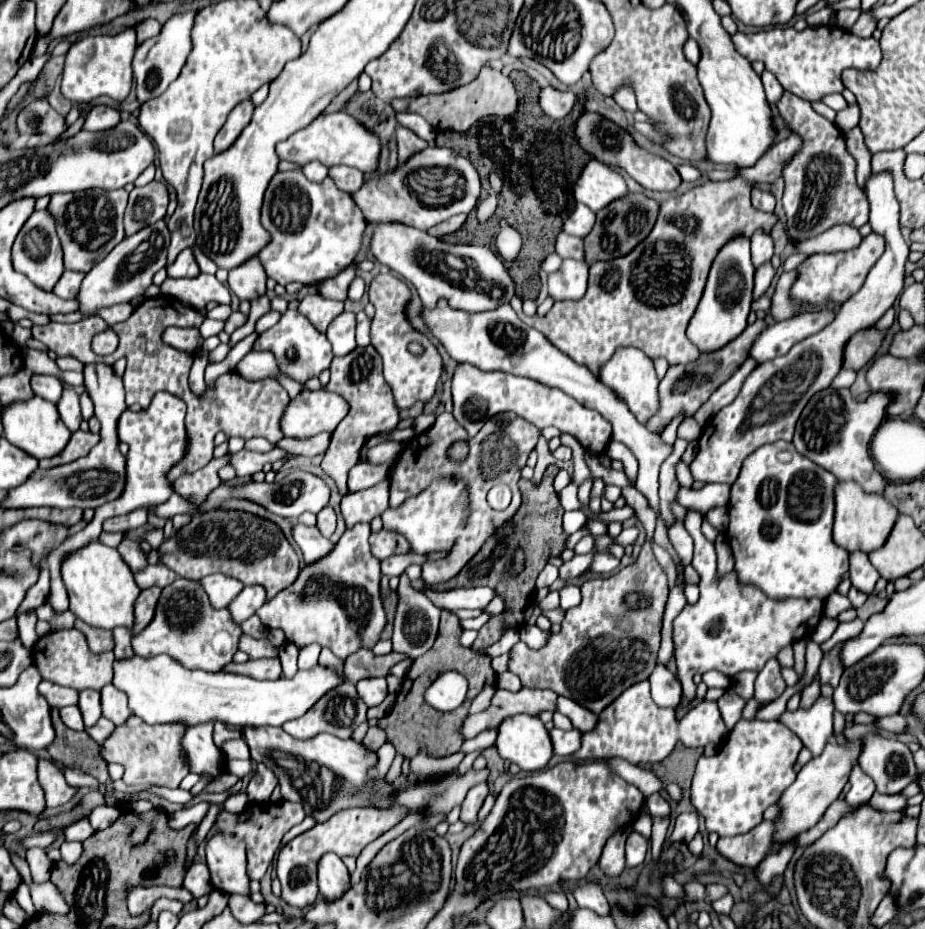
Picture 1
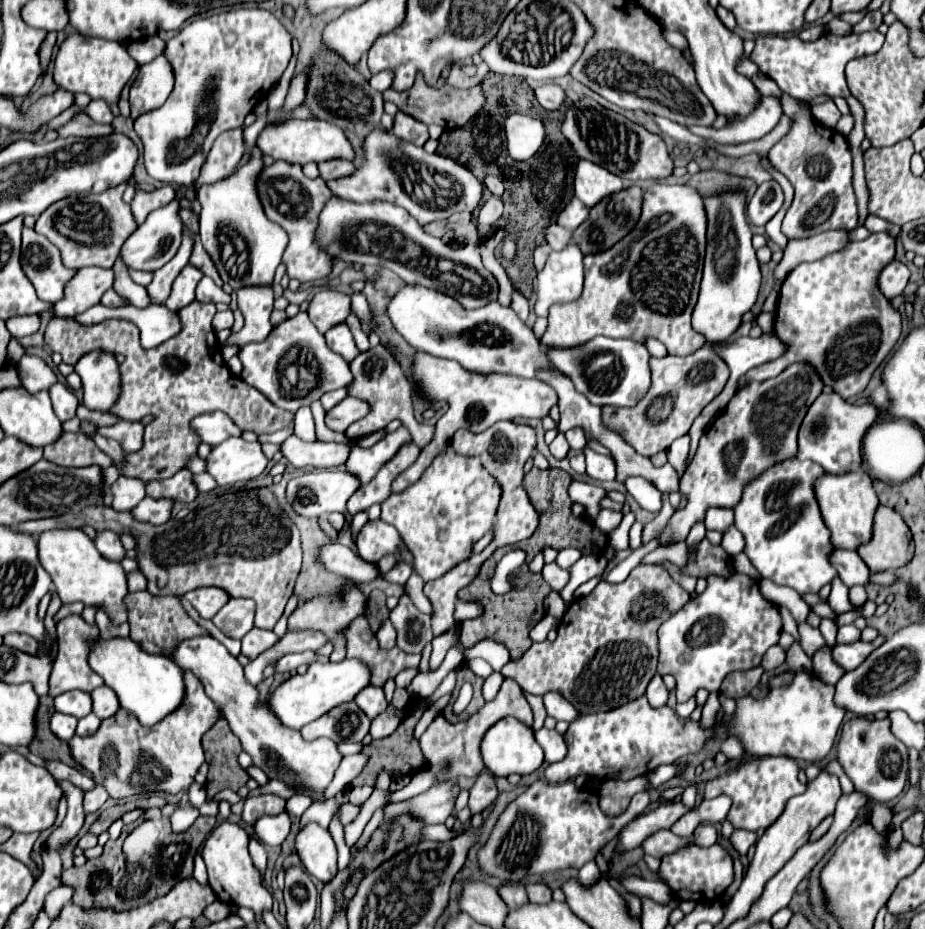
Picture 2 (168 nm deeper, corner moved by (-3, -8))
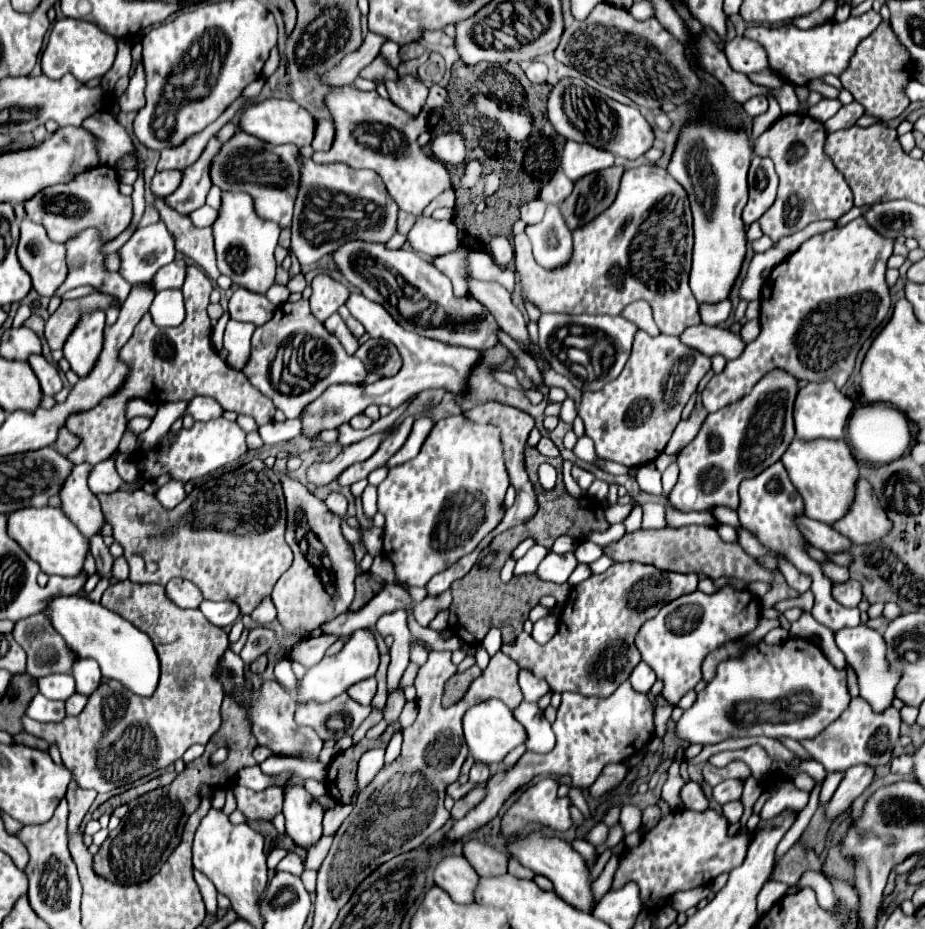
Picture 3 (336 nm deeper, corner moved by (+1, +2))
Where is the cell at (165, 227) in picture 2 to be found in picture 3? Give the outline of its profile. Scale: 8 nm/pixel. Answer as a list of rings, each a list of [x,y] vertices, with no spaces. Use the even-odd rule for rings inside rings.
[[[216,136],[210,138],[202,156],[182,172],[180,186],[164,198],[164,204],[174,208],[182,216],[188,216],[190,212],[194,212],[196,208],[200,208],[204,204],[206,194],[212,186],[212,180],[210,180],[212,158],[220,152],[220,146],[222,146],[222,142]]]

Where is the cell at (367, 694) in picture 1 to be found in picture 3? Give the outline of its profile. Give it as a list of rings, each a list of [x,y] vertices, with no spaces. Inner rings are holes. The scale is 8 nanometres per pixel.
[[[368,678],[368,680],[362,680],[360,684],[354,684],[352,688],[348,688],[348,694],[362,706],[370,706],[376,694],[376,678]]]

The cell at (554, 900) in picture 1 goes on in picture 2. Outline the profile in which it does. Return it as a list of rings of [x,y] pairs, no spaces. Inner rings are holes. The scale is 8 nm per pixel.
[[[526,884],[526,892],[528,892],[528,900],[530,900],[530,902],[546,904],[546,902],[552,900],[550,888],[548,888],[546,884]]]

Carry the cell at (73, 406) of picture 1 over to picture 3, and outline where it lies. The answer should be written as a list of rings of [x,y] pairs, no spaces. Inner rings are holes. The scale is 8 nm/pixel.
[[[32,356],[32,360],[28,360],[28,364],[32,366],[34,374],[38,376],[42,392],[46,396],[54,396],[62,390],[62,380],[60,380],[60,374],[58,374],[56,366],[46,362],[44,356]]]

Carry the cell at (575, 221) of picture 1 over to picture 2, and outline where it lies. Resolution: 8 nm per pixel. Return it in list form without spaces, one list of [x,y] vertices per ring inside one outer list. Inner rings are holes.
[[[572,198],[572,202],[568,202],[568,206],[560,212],[560,218],[556,222],[568,230],[574,230],[586,218],[588,218],[588,208],[578,198]]]

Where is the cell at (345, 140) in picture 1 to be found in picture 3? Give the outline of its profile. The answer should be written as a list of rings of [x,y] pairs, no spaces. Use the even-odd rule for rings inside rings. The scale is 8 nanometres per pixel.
[[[268,98],[254,106],[244,108],[242,118],[240,118],[240,128],[264,142],[270,142],[270,144],[288,144],[290,142],[290,144],[296,144],[298,148],[302,148],[302,146],[312,144],[312,140],[314,140],[316,118],[292,100]]]

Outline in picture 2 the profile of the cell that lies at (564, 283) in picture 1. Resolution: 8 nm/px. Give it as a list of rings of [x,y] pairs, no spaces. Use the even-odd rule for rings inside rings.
[[[568,242],[558,252],[550,252],[544,268],[538,272],[536,278],[536,316],[546,316],[552,304],[572,302],[582,294],[582,258],[584,254],[574,242]]]

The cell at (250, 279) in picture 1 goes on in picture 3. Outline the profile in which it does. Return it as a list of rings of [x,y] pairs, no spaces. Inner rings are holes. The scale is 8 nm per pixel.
[[[238,288],[228,304],[228,312],[232,320],[252,322],[254,326],[262,326],[274,314],[274,306],[268,302],[264,294],[256,294],[246,288]]]

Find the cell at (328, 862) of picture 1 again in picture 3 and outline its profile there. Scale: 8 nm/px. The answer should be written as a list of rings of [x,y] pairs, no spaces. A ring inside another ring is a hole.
[[[290,784],[284,788],[284,818],[286,834],[300,846],[308,850],[316,846],[322,838],[322,814],[324,810],[300,784]]]

